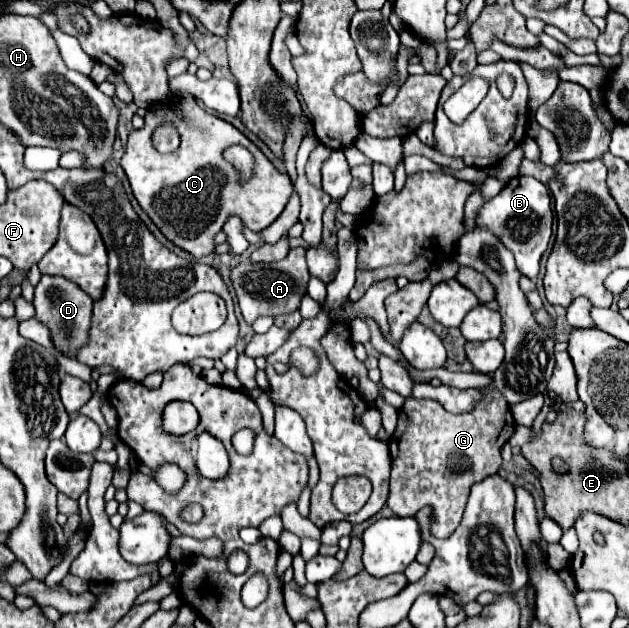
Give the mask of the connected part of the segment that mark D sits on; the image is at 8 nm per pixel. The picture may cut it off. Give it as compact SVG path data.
M42 275L40 283L34 287L34 307L36 307L36 319L48 325L52 331L52 339L56 347L66 353L68 357L76 355L76 347L84 345L84 339L88 339L88 323L92 315L92 299L78 289L72 281L64 277L50 277Z

